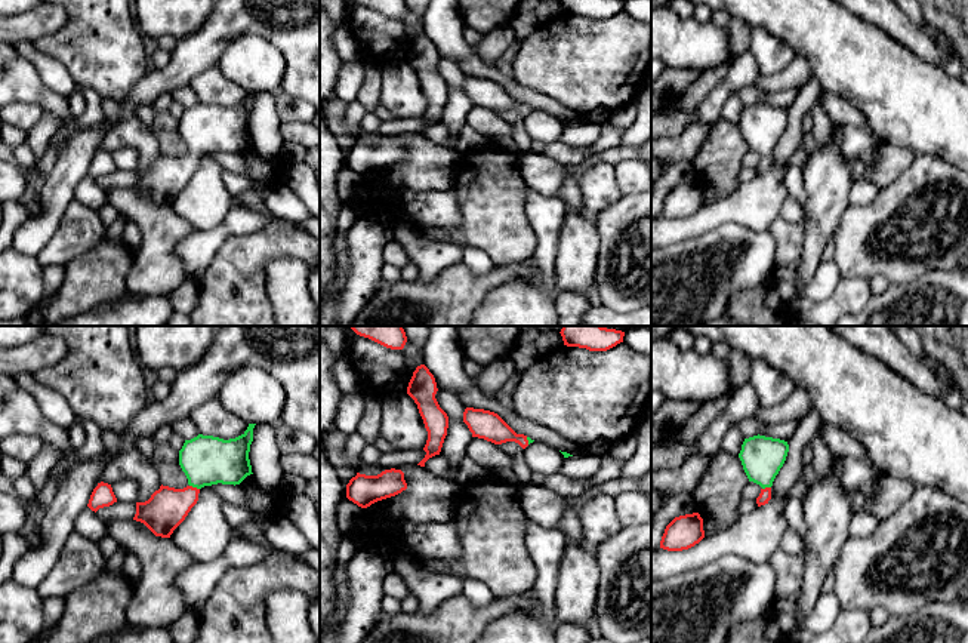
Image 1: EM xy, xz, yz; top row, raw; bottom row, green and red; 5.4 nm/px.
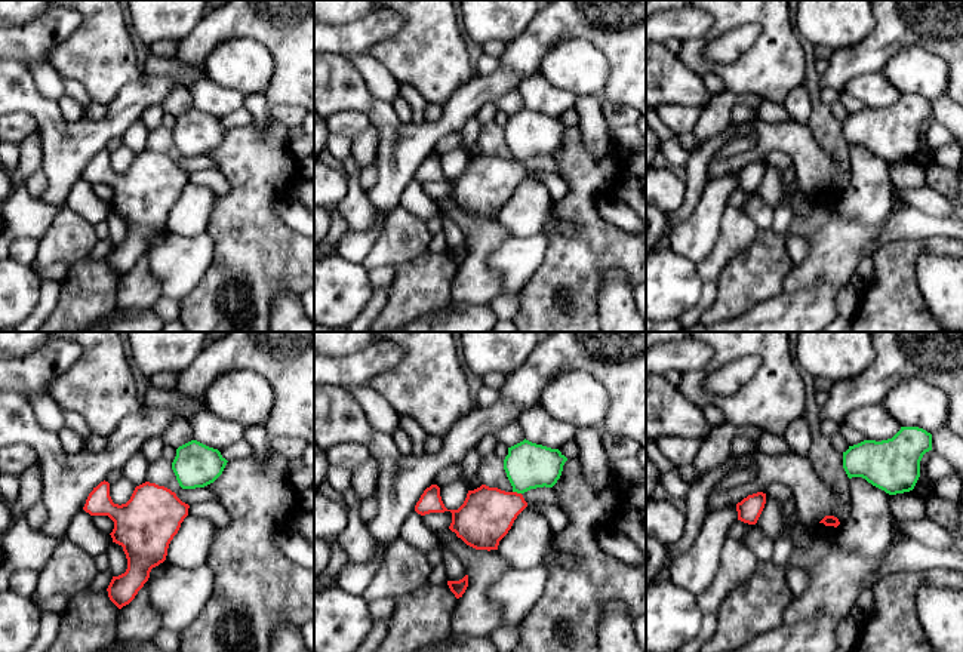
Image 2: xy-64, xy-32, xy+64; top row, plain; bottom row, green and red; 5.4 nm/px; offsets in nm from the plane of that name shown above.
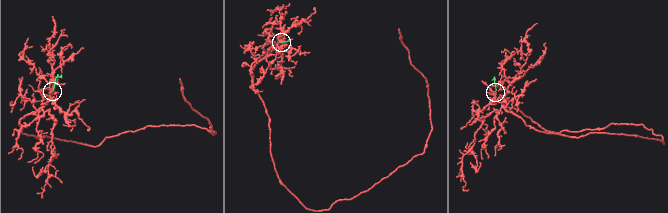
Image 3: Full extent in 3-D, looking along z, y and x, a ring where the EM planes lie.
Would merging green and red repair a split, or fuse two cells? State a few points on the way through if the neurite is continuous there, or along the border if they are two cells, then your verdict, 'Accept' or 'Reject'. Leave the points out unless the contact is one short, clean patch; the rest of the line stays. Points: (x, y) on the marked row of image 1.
Path across: xy (206, 460), (194, 486), (178, 502), (167, 507). Accept

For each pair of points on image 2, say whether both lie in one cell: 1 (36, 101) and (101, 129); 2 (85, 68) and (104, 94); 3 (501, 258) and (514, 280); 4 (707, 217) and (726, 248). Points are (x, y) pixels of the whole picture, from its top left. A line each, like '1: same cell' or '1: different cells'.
1: same cell
2: same cell
3: same cell
4: different cells

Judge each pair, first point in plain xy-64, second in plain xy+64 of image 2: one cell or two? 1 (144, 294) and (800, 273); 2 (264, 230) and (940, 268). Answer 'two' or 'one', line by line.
1: one
2: two

